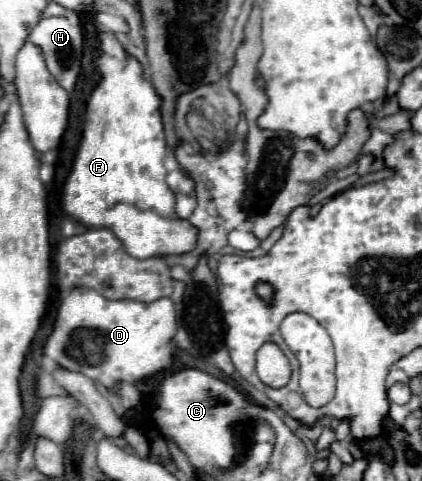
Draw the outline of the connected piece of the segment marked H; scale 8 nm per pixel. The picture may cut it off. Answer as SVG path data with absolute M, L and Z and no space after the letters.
M49 17L49 19L41 19L31 35L29 41L33 45L37 45L45 57L45 65L49 69L49 73L57 79L57 83L65 89L65 91L73 91L77 77L79 77L79 69L81 69L81 55L83 55L83 33L81 33L81 23L77 17Z

